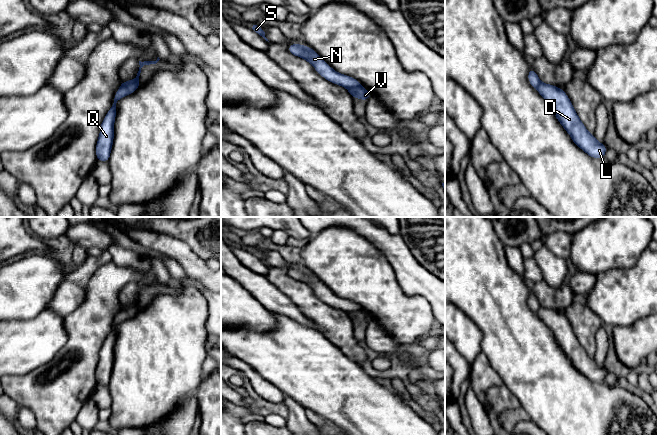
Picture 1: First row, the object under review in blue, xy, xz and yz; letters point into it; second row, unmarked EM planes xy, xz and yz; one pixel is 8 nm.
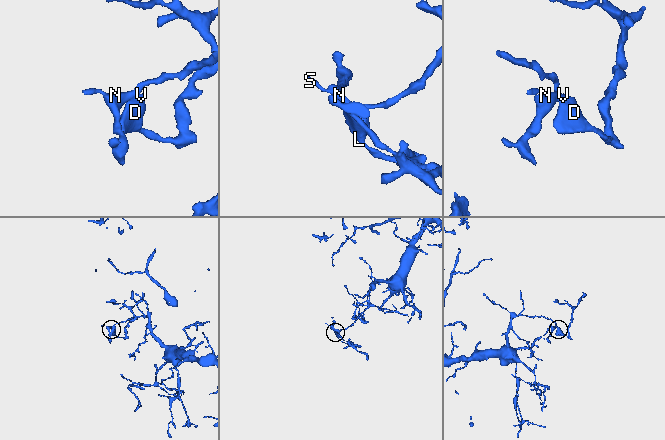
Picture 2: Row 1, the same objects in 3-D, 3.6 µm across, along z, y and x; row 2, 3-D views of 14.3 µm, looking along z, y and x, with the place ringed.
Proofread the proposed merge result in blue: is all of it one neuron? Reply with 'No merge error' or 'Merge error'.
Merge error

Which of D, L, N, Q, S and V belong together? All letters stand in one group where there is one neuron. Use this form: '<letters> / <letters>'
D L Q V / N S

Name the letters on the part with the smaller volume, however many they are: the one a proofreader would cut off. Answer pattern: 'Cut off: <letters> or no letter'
Cut off: D, L, Q, V

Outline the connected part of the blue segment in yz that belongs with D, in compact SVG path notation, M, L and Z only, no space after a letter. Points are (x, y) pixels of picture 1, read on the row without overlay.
M540 306L537 315L550 328L556 342L580 373L592 382L605 381L608 372L586 354L570 323L561 312Z

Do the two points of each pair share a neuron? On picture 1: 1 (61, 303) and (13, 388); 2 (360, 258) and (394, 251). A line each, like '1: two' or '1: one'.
1: two
2: two

